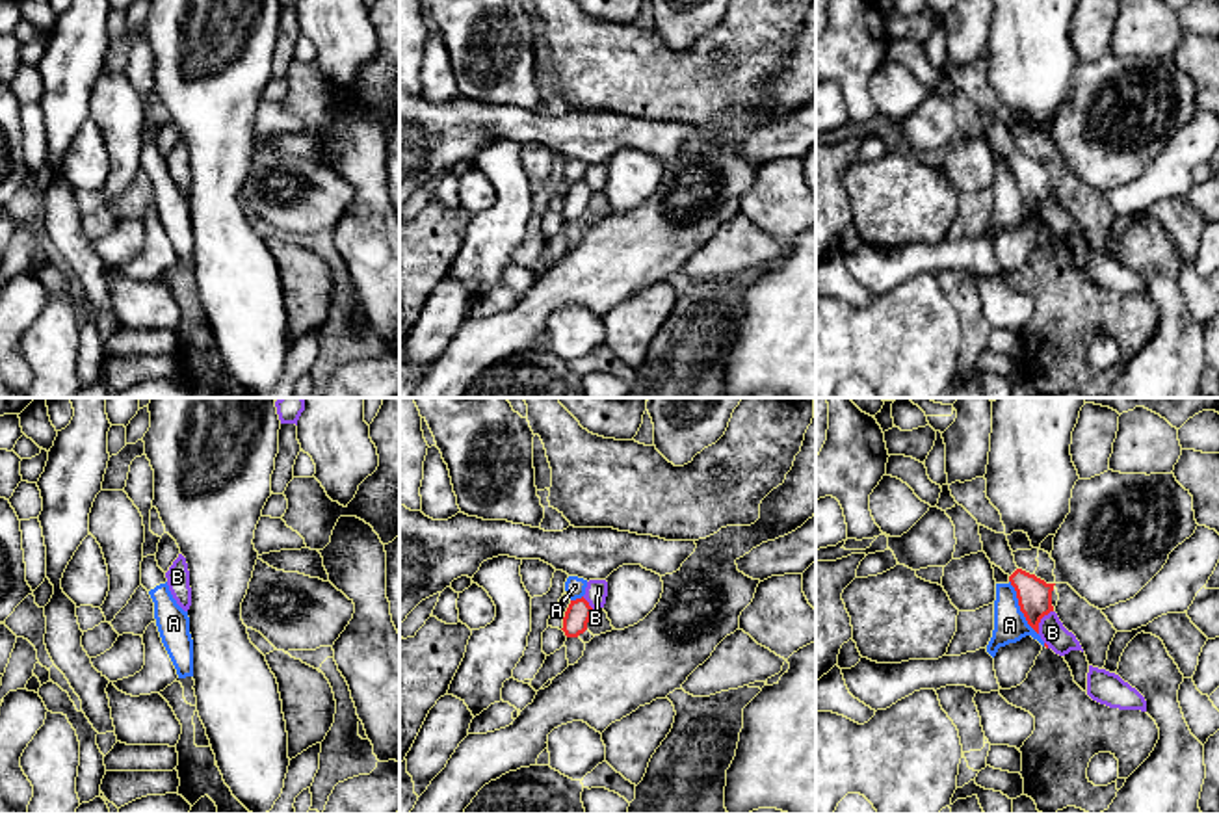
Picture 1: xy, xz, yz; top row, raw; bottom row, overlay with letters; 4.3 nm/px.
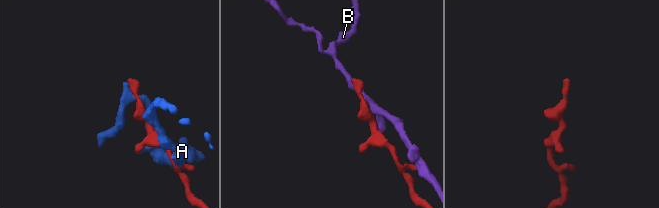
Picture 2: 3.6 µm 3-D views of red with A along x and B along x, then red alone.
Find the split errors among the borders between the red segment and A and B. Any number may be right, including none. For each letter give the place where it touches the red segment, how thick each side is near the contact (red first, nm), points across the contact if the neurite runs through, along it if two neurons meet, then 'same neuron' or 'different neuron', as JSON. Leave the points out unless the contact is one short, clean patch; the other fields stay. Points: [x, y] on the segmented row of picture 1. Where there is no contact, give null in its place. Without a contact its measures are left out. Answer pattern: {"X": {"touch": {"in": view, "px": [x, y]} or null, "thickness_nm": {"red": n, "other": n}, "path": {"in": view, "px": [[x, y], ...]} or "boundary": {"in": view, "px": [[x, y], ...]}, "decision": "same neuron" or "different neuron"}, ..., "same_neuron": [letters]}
{"A": {"touch": {"in": "yz", "px": [1021, 608]}, "thickness_nm": {"red": 150, "other": 140}, "decision": "different neuron"}, "B": {"touch": {"in": "yz", "px": [1039, 621]}, "thickness_nm": {"red": 150, "other": 110}, "decision": "different neuron"}, "same_neuron": []}

